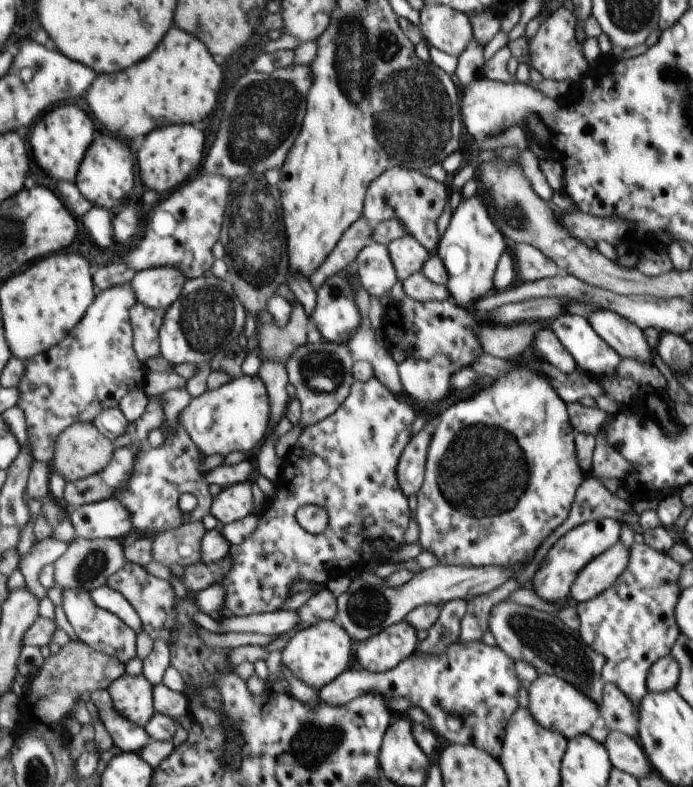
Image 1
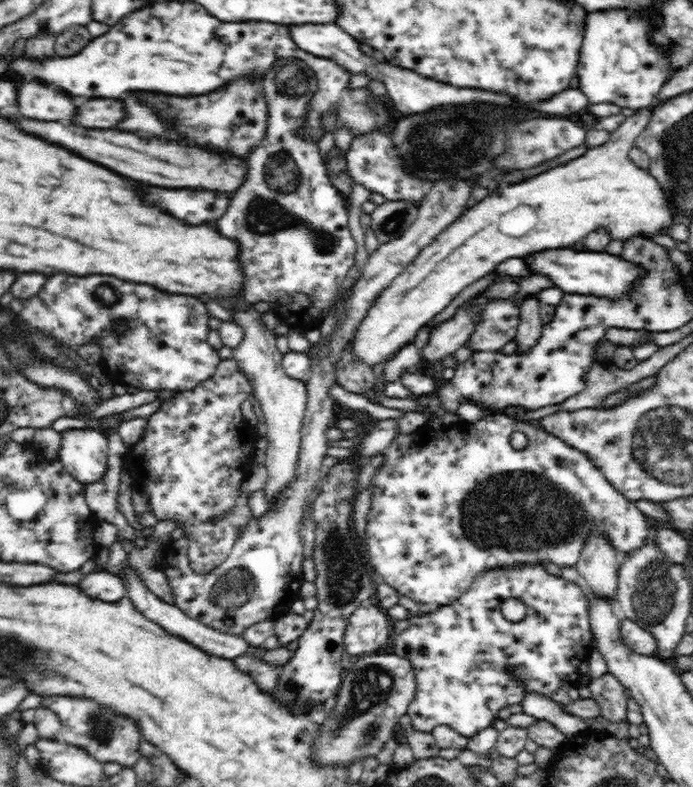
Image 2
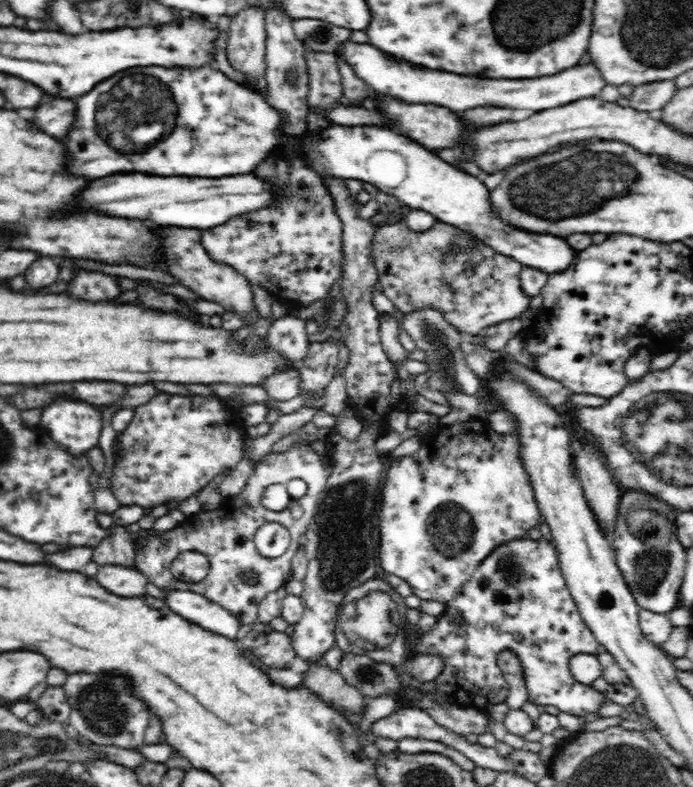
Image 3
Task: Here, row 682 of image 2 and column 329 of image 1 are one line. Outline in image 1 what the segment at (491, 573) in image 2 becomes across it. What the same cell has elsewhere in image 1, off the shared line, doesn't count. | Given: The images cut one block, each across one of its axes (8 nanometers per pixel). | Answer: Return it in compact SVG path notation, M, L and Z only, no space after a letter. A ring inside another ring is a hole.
M372 376L366 382L354 380L350 394L334 414L308 426L295 443L287 445L287 452L280 460L281 474L278 480L274 480L276 496L264 501L256 530L242 544L232 545L229 549L229 557L234 564L226 576L218 579L226 588L224 614L247 616L280 611L284 602L291 598L292 584L298 580L326 586L331 580L349 577L350 572L361 571L370 563L388 563L386 552L398 550L406 544L404 534L411 512L407 497L398 483L397 465L410 441L416 418L410 404L399 400L378 378ZM306 504L322 506L328 512L329 522L324 532L310 534L298 525L296 510Z

